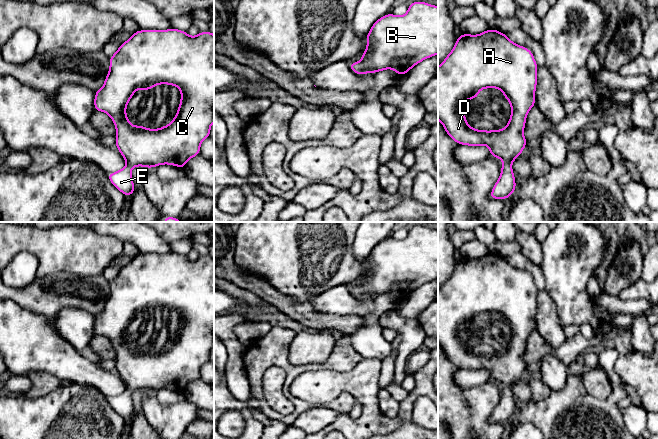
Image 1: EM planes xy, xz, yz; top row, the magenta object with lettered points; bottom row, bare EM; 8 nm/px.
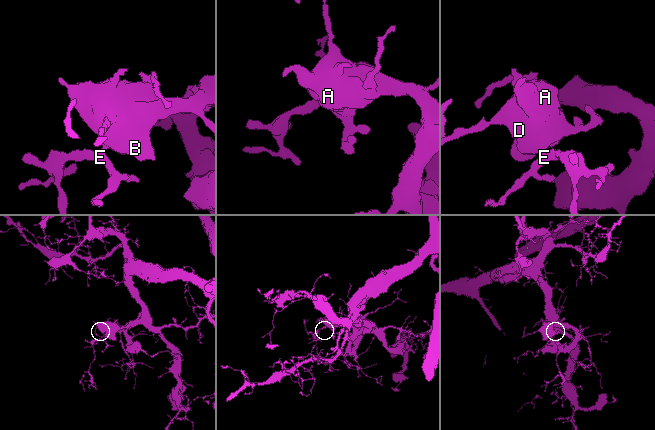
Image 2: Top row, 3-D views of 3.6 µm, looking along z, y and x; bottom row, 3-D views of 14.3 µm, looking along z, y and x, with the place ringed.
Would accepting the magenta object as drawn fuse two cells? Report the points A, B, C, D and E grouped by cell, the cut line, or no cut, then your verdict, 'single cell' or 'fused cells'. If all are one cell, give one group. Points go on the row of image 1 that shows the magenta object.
groups A B C D E; cut none; single cell

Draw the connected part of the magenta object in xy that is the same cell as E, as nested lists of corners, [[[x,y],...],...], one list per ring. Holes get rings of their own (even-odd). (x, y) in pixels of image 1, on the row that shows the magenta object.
[[[171,28],[168,30],[162,30],[162,31],[153,30],[153,29],[138,30],[137,32],[132,33],[132,36],[126,42],[124,42],[120,45],[120,47],[116,51],[116,53],[113,54],[109,58],[109,63],[110,63],[110,69],[109,69],[109,72],[105,78],[103,87],[94,92],[95,93],[94,108],[95,108],[95,111],[105,112],[111,117],[113,123],[116,126],[116,135],[115,135],[116,136],[116,145],[115,145],[115,147],[119,150],[119,152],[121,153],[121,155],[124,157],[124,159],[127,162],[127,165],[123,169],[121,169],[117,172],[108,173],[107,177],[115,188],[117,188],[125,196],[130,197],[134,193],[134,191],[136,190],[134,187],[134,183],[133,183],[133,179],[132,179],[132,175],[131,175],[131,169],[133,167],[143,166],[146,168],[154,168],[154,167],[162,165],[162,164],[169,164],[169,165],[177,166],[179,168],[184,169],[187,161],[190,158],[200,155],[201,142],[210,137],[210,128],[211,128],[212,123],[214,122],[214,111],[213,111],[213,107],[214,107],[214,35],[210,31],[203,31],[203,32],[199,32],[199,34],[195,37],[191,37],[187,34],[186,31],[181,31],[181,30],[175,29],[175,28]],[[165,83],[167,83],[169,86],[176,85],[181,91],[181,100],[180,100],[179,108],[176,113],[176,117],[172,118],[172,121],[169,125],[163,126],[159,129],[148,129],[142,125],[132,126],[129,122],[129,118],[126,116],[126,106],[127,106],[128,102],[130,101],[130,99],[132,98],[132,96],[134,95],[135,91],[137,89],[144,89],[146,91],[149,91],[156,84],[163,85]]]

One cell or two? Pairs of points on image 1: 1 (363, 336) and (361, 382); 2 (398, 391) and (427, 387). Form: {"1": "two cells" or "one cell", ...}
{"1": "two cells", "2": "two cells"}

